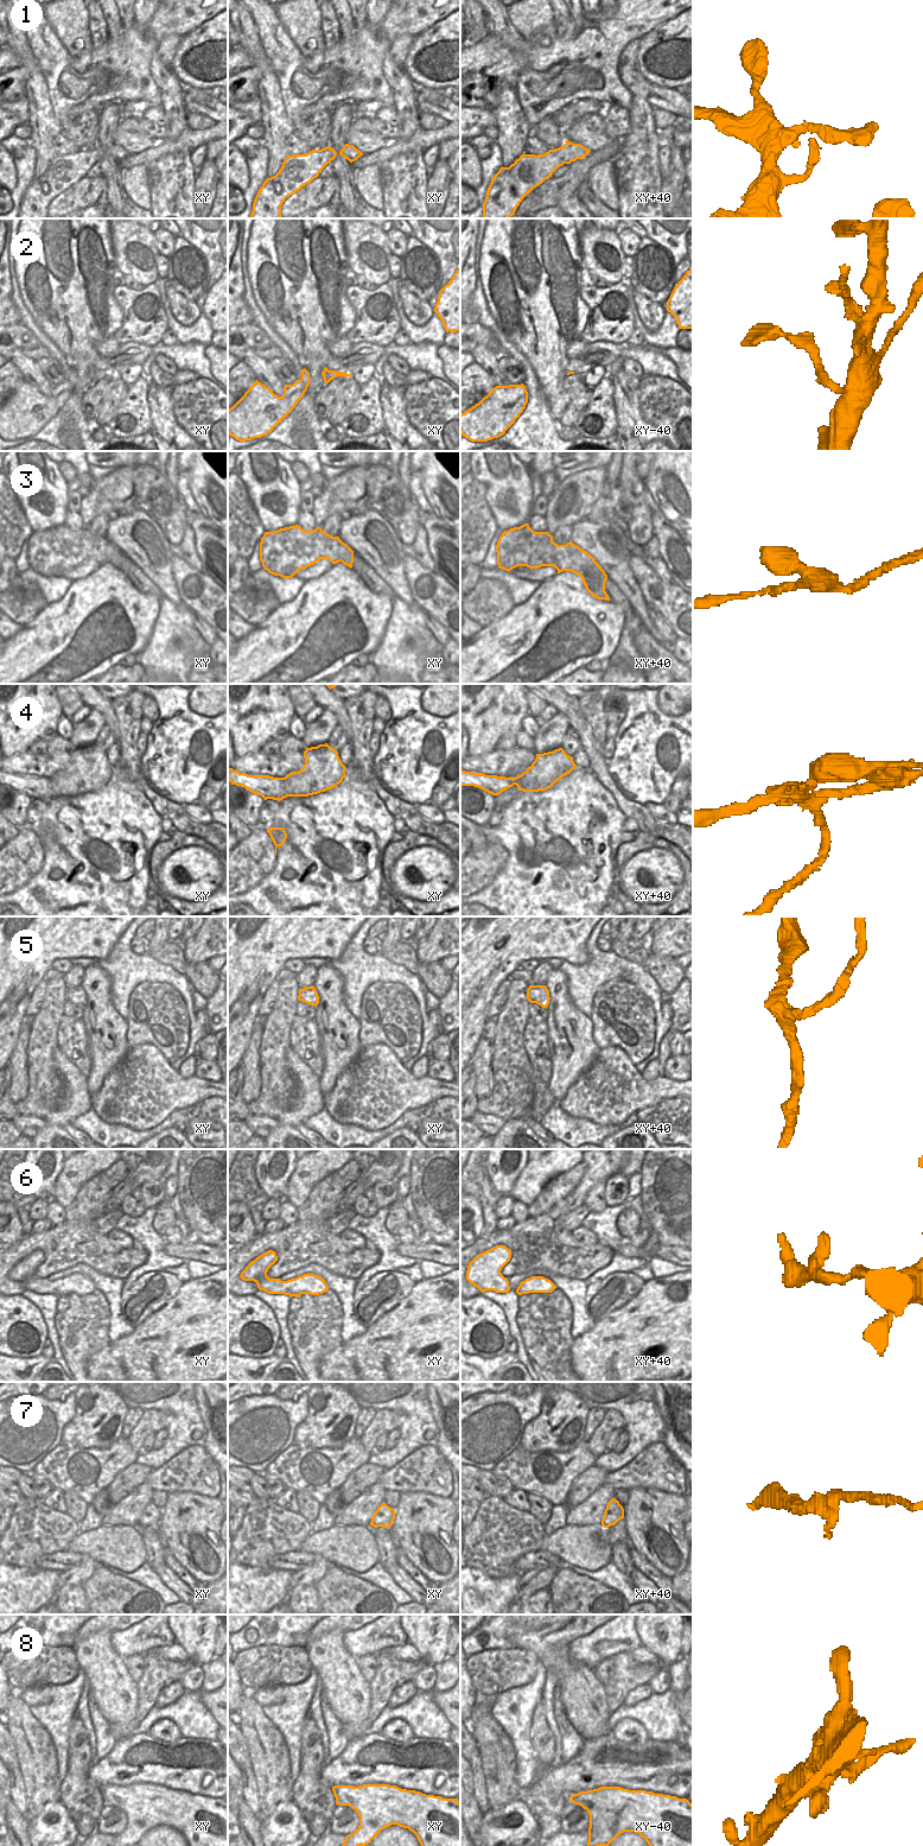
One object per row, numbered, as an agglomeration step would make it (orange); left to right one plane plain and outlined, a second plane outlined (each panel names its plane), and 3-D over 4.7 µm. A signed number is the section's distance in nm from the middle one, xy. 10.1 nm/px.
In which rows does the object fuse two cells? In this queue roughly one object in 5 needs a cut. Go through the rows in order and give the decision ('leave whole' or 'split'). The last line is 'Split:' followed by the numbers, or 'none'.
1: split
2: leave whole
3: leave whole
4: split
5: leave whole
6: leave whole
7: leave whole
8: leave whole
Split: 1, 4

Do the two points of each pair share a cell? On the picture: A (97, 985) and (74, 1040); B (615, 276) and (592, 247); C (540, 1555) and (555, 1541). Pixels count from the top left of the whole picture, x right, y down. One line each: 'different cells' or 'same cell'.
A: different cells
B: same cell
C: different cells

